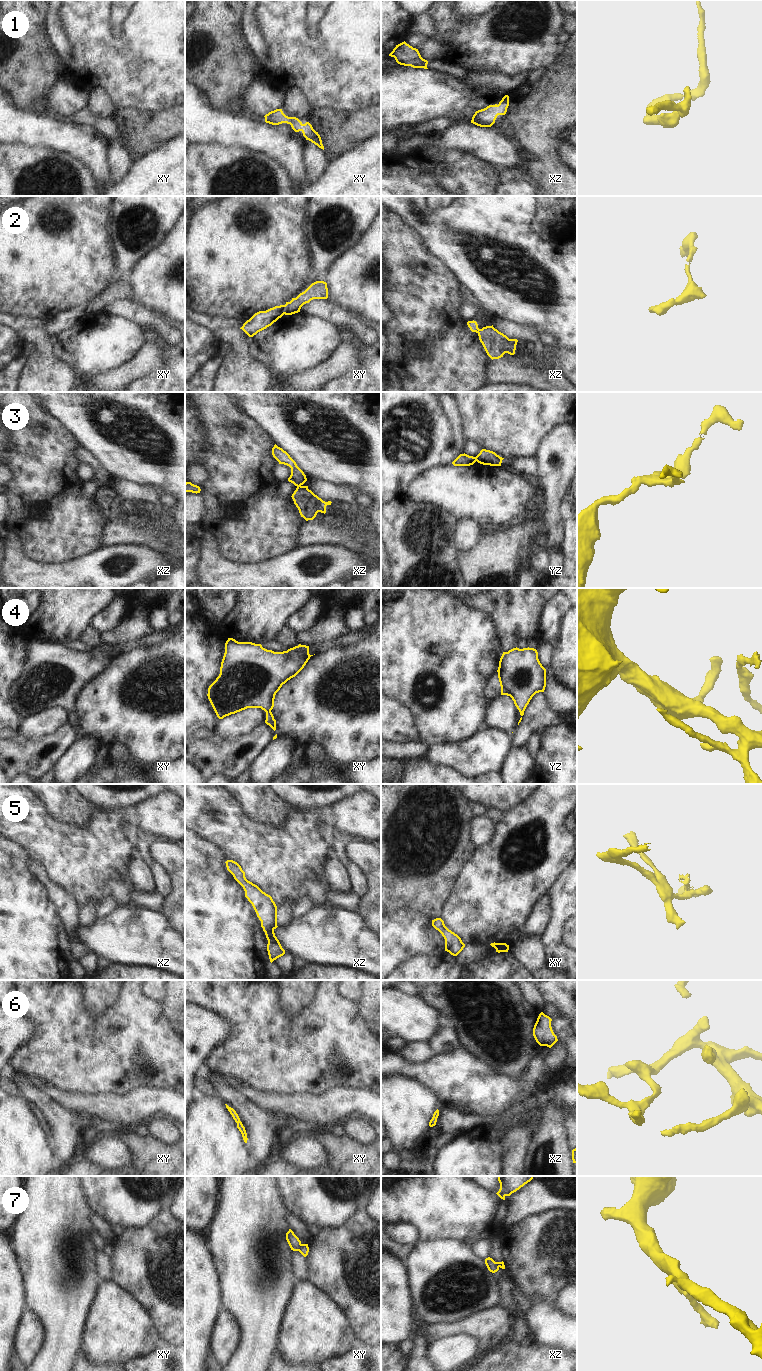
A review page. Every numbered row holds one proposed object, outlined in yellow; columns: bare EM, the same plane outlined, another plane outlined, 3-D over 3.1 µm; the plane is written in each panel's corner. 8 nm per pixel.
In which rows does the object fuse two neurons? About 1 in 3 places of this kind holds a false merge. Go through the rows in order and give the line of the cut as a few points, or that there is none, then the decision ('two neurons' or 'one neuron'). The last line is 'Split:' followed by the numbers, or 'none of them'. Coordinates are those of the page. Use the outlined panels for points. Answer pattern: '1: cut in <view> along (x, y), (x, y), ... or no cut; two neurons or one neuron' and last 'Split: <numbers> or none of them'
1: no cut; one neuron
2: cut in xy along (284, 305), (283, 313); two neurons
3: cut in xz along (300, 485), (297, 487); two neurons
4: no cut; one neuron
5: no cut; one neuron
6: no cut; one neuron
7: cut in xy along (302, 1244), (298, 1250); two neurons
Split: 2, 3, 7

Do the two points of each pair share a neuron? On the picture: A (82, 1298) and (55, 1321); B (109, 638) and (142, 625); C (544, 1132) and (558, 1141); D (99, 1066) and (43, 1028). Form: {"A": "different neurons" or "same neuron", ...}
{"A": "same neuron", "B": "same neuron", "C": "same neuron", "D": "same neuron"}

